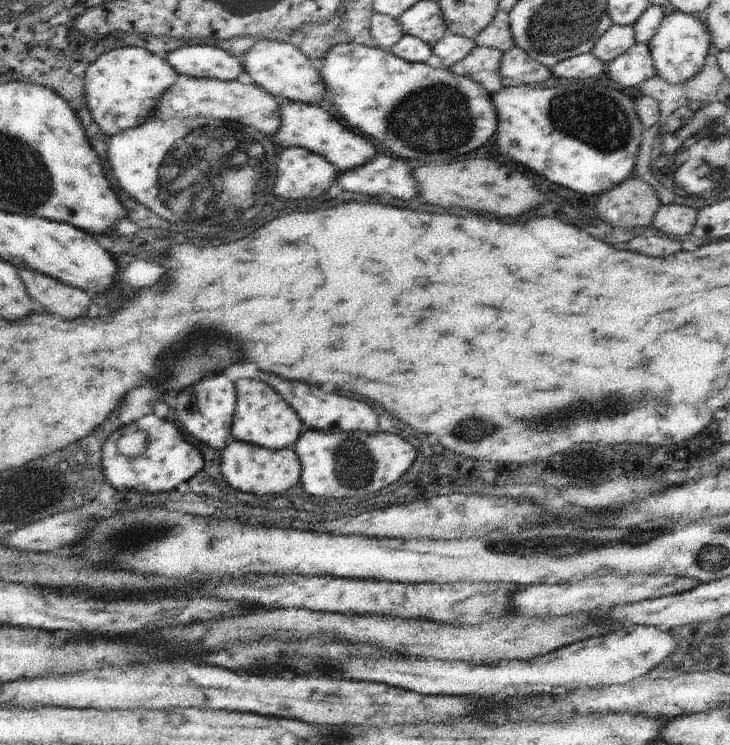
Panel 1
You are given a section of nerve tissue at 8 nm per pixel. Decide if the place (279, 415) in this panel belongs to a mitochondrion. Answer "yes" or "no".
no

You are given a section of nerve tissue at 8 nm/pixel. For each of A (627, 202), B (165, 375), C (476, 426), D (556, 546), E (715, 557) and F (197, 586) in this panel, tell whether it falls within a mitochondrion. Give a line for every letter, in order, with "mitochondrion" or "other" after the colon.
A: other
B: other
C: mitochondrion
D: mitochondrion
E: mitochondrion
F: other

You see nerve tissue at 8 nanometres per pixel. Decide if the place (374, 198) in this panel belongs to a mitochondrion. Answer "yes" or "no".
no

